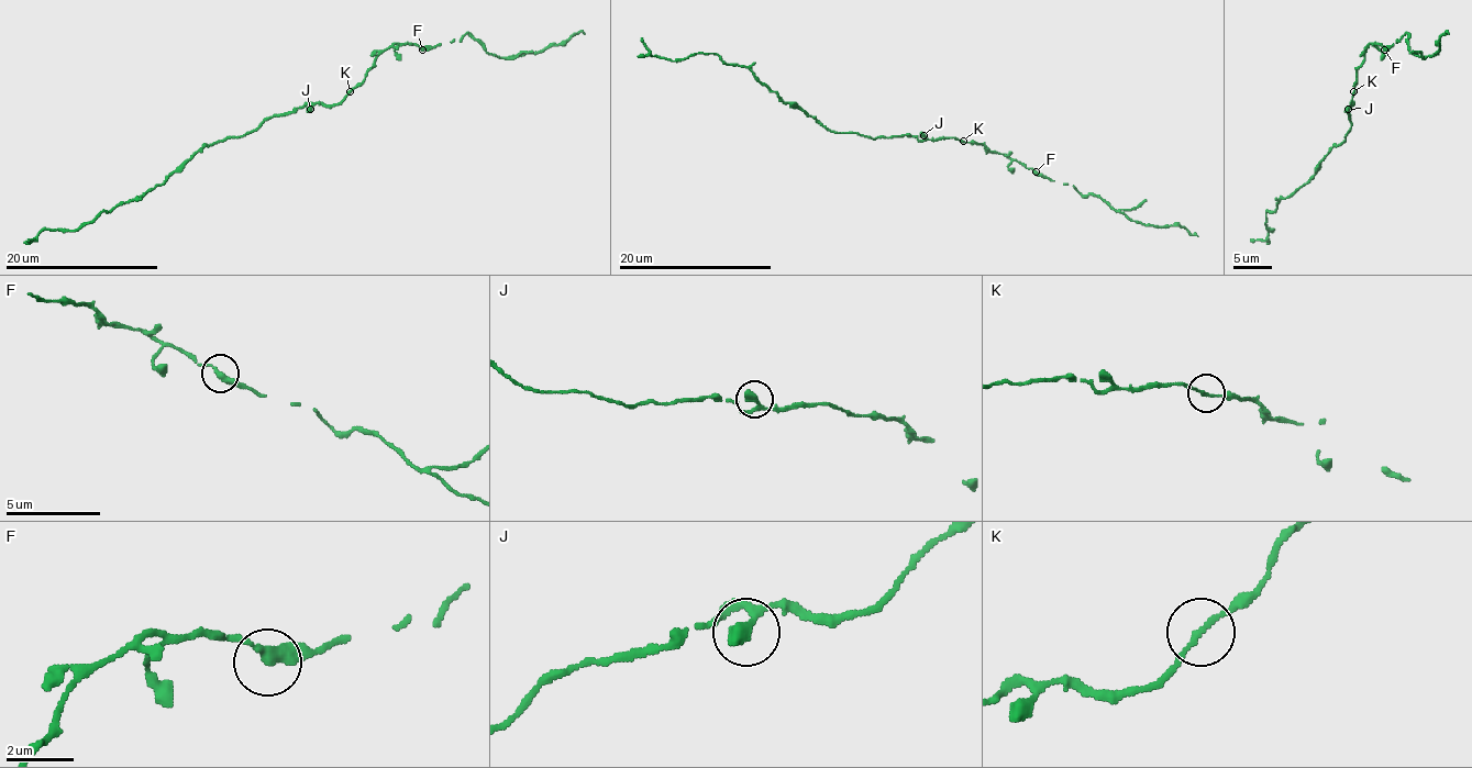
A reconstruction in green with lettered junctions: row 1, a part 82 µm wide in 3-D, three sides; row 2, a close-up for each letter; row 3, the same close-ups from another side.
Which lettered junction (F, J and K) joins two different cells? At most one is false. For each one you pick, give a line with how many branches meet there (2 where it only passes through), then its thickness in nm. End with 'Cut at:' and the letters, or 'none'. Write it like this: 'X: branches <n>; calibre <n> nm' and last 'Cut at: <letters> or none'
Cut at: none

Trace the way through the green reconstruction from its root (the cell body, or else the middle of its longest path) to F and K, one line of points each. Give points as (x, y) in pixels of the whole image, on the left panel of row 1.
F: (303, 107), (307, 103), (338, 106), (364, 78), (374, 59), (391, 46), (416, 44), (422, 49)
K: (303, 107), (307, 103), (335, 106), (349, 92)

